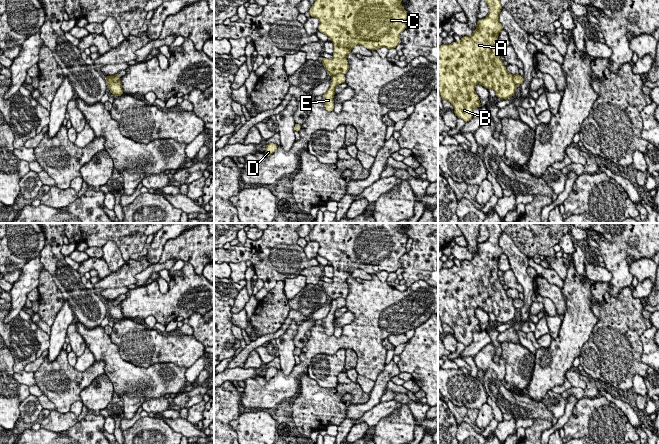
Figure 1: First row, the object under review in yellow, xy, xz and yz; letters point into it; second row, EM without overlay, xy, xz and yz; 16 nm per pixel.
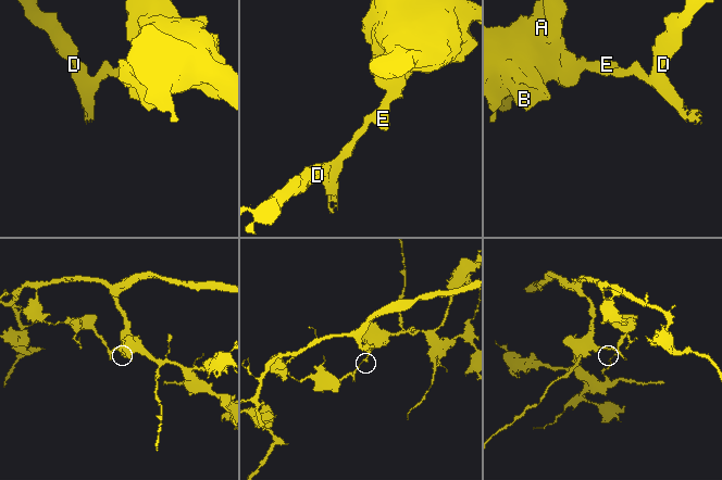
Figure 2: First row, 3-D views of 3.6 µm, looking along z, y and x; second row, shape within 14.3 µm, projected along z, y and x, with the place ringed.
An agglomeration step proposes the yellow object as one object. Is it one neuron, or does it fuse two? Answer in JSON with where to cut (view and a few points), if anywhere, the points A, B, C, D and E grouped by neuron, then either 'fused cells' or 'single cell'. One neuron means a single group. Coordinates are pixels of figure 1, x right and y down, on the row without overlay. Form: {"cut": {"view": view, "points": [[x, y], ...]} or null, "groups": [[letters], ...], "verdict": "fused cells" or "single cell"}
{"cut": {"view": "xz", "points": [[341, 297], [332, 300]]}, "groups": [["A", "B", "C"], ["D", "E"]], "verdict": "fused cells"}

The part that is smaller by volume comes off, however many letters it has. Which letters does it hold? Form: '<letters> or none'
D, E

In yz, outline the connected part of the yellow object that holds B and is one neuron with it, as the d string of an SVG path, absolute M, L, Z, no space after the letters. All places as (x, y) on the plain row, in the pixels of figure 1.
M485 223L485 225L489 231L489 238L483 243L478 243L477 252L470 261L463 260L460 266L454 265L438 271L438 316L442 324L447 324L454 330L453 335L457 342L465 346L471 344L475 331L483 330L475 316L477 308L493 313L496 321L501 324L512 321L516 313L514 299L507 295L498 277L498 260L503 254L499 246L502 229L499 223Z

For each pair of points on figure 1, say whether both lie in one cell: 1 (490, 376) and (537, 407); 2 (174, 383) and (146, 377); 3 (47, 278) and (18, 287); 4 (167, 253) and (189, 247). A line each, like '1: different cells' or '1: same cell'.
1: same cell
2: same cell
3: different cells
4: same cell

